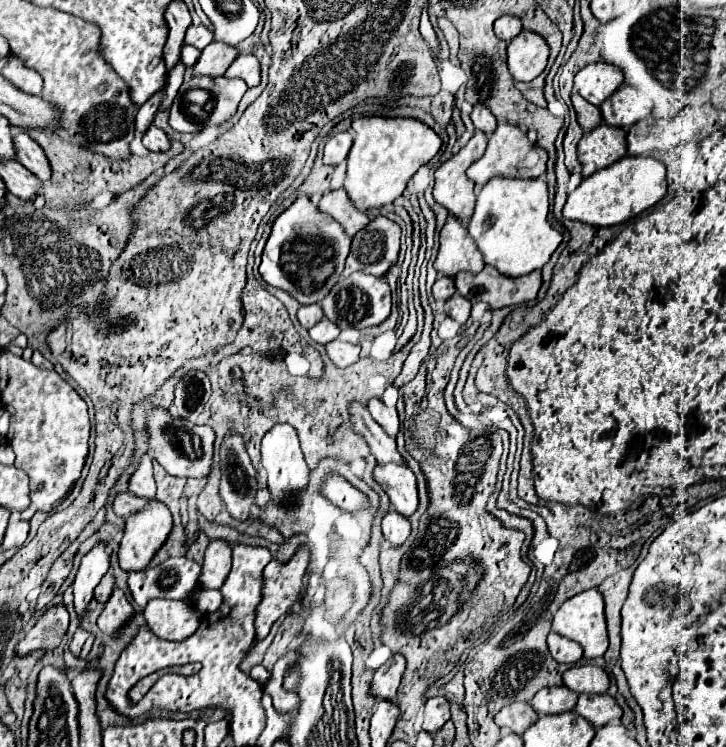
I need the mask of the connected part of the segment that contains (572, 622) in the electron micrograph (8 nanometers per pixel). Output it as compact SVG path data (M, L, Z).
M591 588L569 598L553 618L553 632L581 644L585 658L601 658L609 646L603 596Z

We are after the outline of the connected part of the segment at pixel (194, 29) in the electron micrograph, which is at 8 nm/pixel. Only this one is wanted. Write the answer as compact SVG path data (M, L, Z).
M191 24L191 28L187 30L187 36L185 36L185 42L191 44L191 46L195 46L195 48L199 48L199 50L203 50L207 44L211 44L211 40L213 40L211 30L207 30L201 24L199 26Z

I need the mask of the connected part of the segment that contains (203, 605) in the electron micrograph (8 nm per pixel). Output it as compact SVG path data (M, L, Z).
M201 588L201 594L197 596L197 604L199 604L199 610L203 614L207 612L215 612L221 604L221 592L219 590L205 590Z

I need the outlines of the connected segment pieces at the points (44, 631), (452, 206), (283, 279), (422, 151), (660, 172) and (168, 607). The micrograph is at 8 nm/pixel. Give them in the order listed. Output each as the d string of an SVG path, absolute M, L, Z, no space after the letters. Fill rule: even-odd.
M53 604L51 608L47 608L41 618L37 620L37 624L29 630L29 634L25 636L25 640L17 646L17 654L25 656L31 650L53 650L61 644L65 632L69 626L69 612L63 604Z
M475 132L467 146L459 150L453 158L449 158L445 164L441 164L435 172L433 198L457 220L465 222L473 216L475 192L473 182L467 178L465 170L483 156L485 148L487 136L483 132Z
M299 196L273 224L259 266L261 278L275 288L289 292L299 304L319 304L343 272L351 240L327 214L319 212L307 196Z
M363 116L355 118L351 128L355 130L355 140L347 156L347 180L345 180L345 190L359 210L369 210L369 208L381 208L387 204L393 204L395 198L399 198L409 182L409 178L425 166L441 148L441 138L427 128L423 122L413 120L413 118L379 118L379 116Z
M623 156L615 164L597 170L585 178L573 194L569 194L567 204L563 206L563 216L567 220L577 220L591 226L615 226L623 224L649 206L657 204L667 192L665 166L663 162L651 156Z
M153 599L143 614L155 636L173 642L189 638L203 618L203 614L187 600Z

